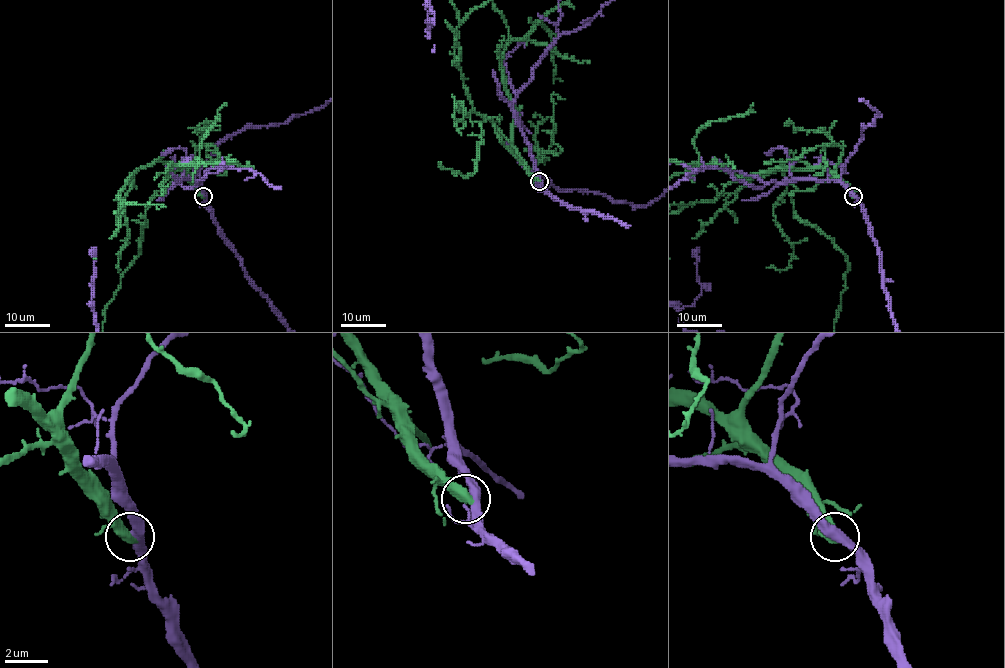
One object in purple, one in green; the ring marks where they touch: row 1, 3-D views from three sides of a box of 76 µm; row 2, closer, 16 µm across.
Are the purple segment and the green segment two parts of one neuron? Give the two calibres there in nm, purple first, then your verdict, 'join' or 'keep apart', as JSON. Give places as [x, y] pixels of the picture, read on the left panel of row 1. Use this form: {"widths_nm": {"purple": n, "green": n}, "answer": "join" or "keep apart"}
{"widths_nm": {"purple": 440, "green": 500}, "answer": "keep apart"}

